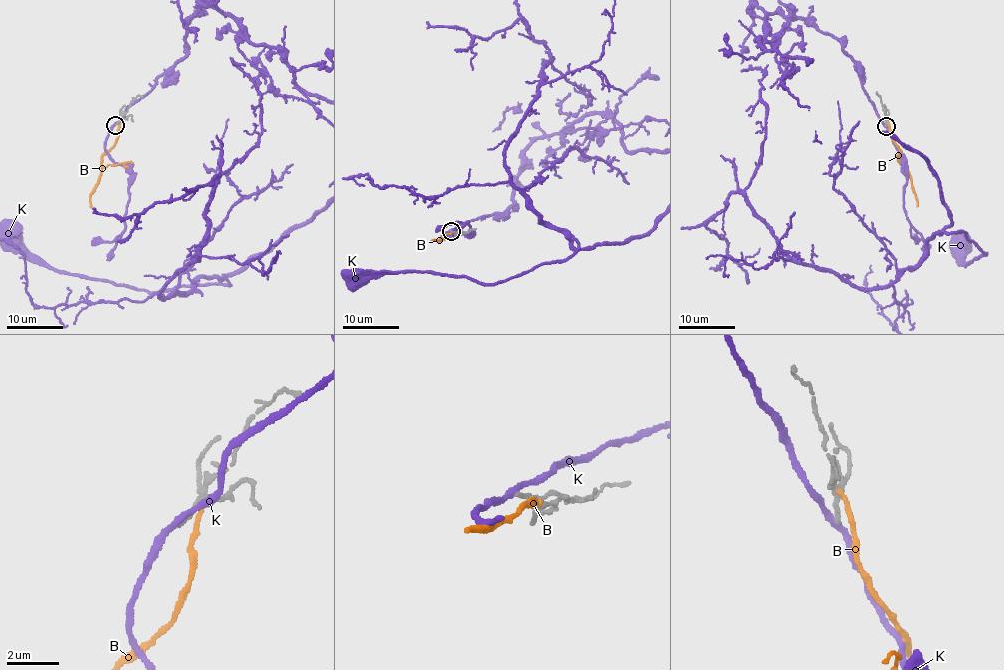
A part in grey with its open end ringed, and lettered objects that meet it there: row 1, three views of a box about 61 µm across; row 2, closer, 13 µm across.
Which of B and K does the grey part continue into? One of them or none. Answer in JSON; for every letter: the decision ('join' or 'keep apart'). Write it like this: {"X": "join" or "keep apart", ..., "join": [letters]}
{"B": "keep apart", "K": "keep apart", "join": []}

